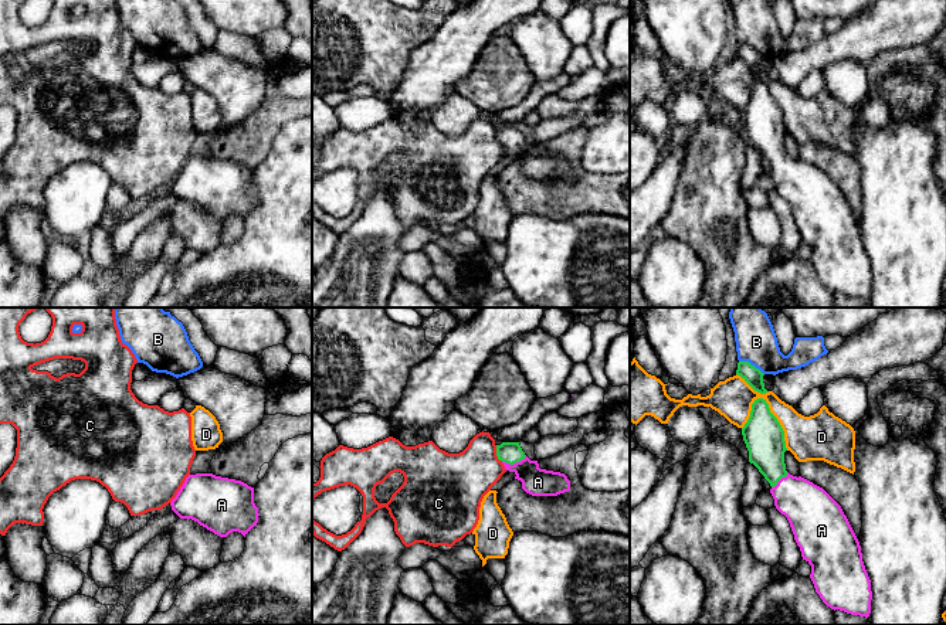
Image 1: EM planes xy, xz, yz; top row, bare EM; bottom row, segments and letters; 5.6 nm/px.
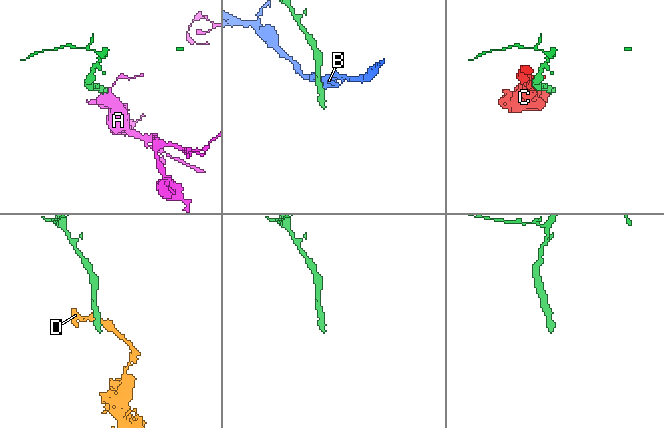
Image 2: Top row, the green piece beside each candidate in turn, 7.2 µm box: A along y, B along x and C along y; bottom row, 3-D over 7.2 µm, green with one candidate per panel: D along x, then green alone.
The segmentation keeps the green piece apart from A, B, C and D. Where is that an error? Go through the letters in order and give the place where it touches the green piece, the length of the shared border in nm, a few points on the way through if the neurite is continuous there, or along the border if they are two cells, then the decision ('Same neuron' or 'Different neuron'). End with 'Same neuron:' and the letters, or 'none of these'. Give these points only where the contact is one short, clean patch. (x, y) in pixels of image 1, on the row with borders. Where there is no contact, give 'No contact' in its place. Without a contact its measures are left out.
A: Touches green at xz (514, 462). Shared border 140 nm. Path across: xz (511, 452), (514, 462), (538, 482). Same neuron
B: Touches green at yz (750, 364). Shared border 170 nm. Different neuron
C: Touches green at xz (497, 454). Shared border 100 nm. Different neuron
D: Touches green at yz (777, 421). Shared border 340 nm. Different neuron
Same neuron: A

